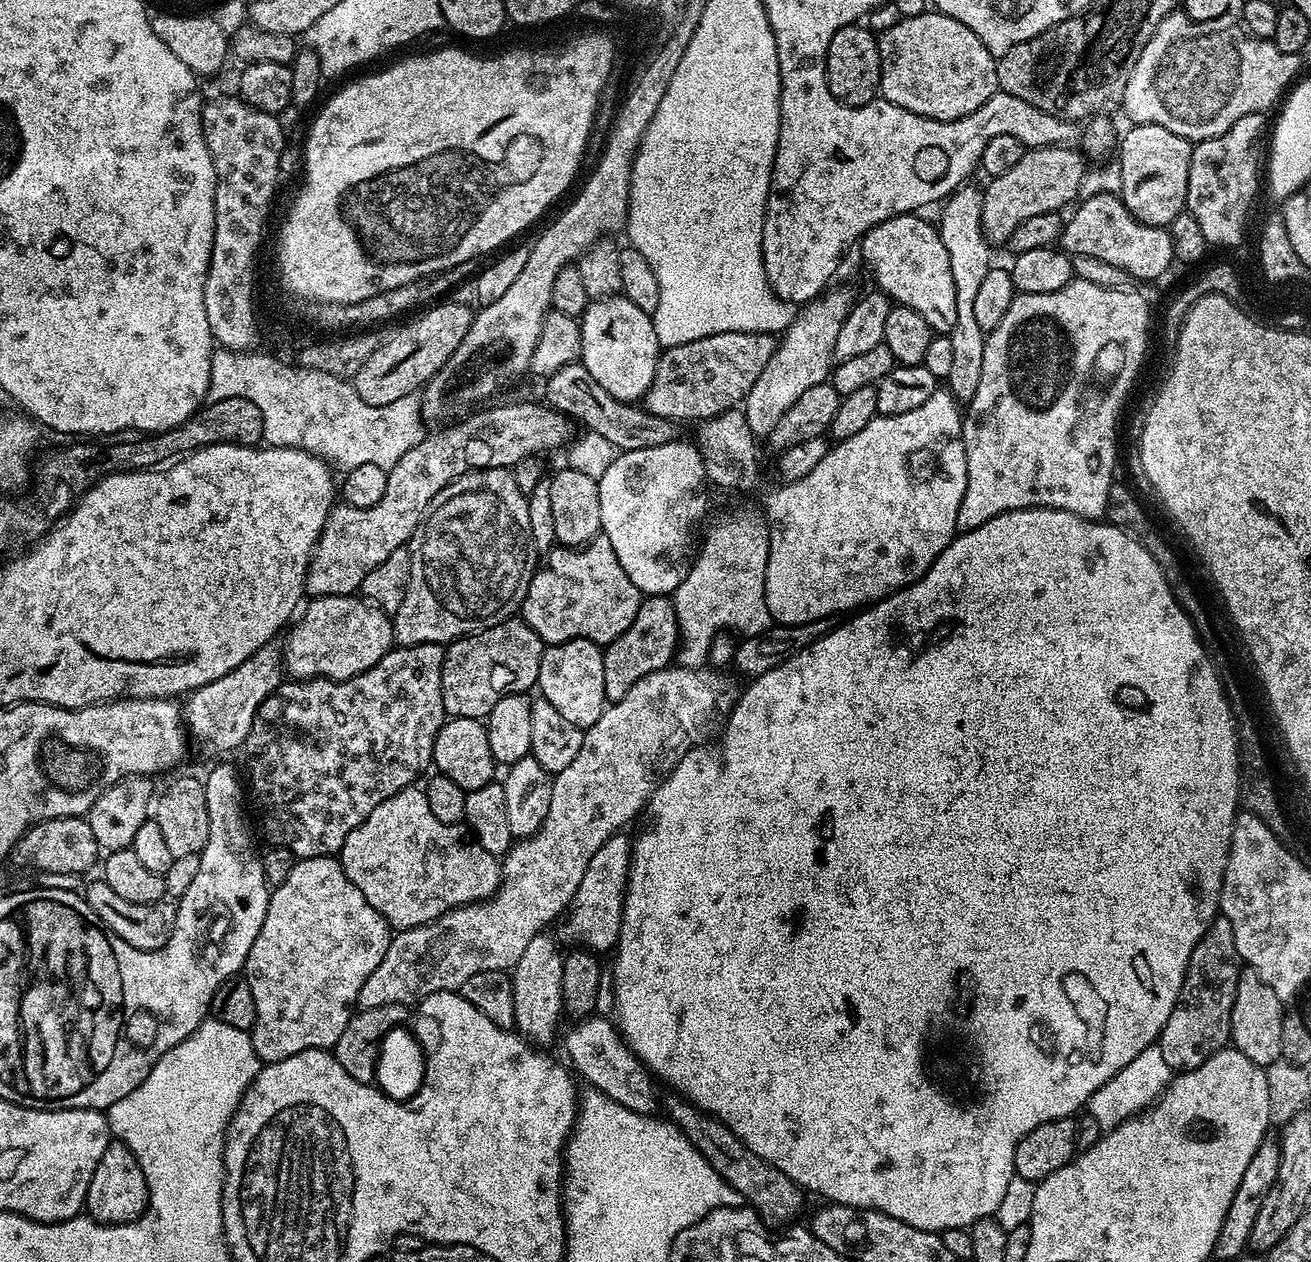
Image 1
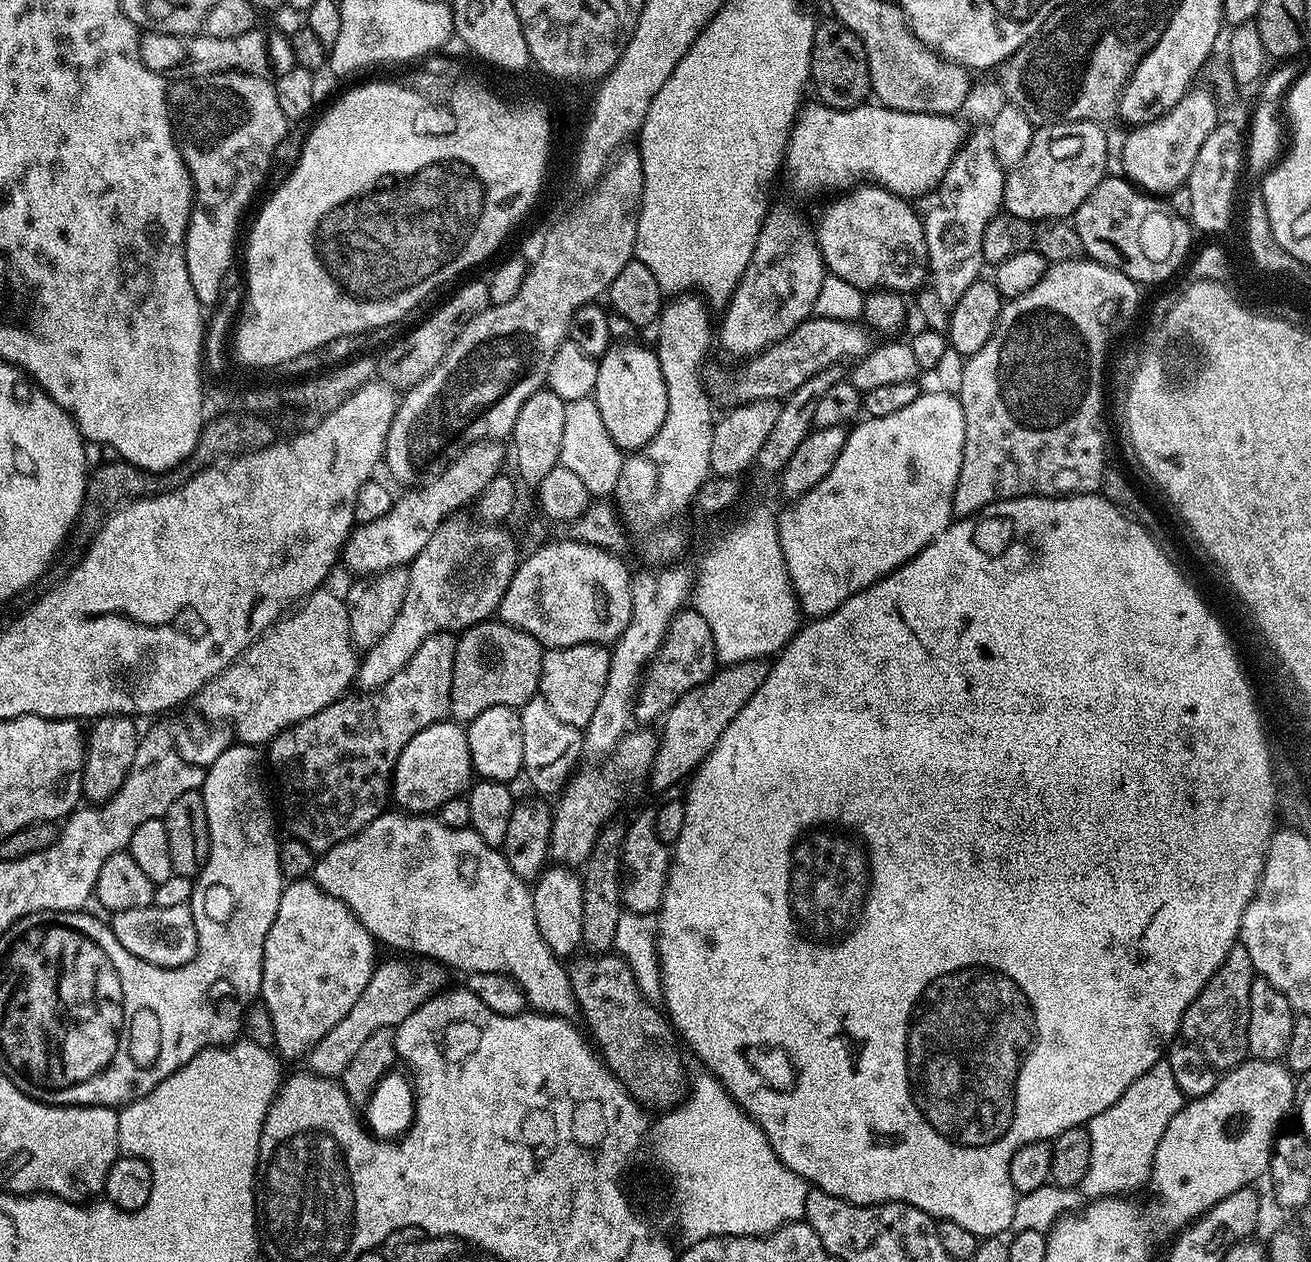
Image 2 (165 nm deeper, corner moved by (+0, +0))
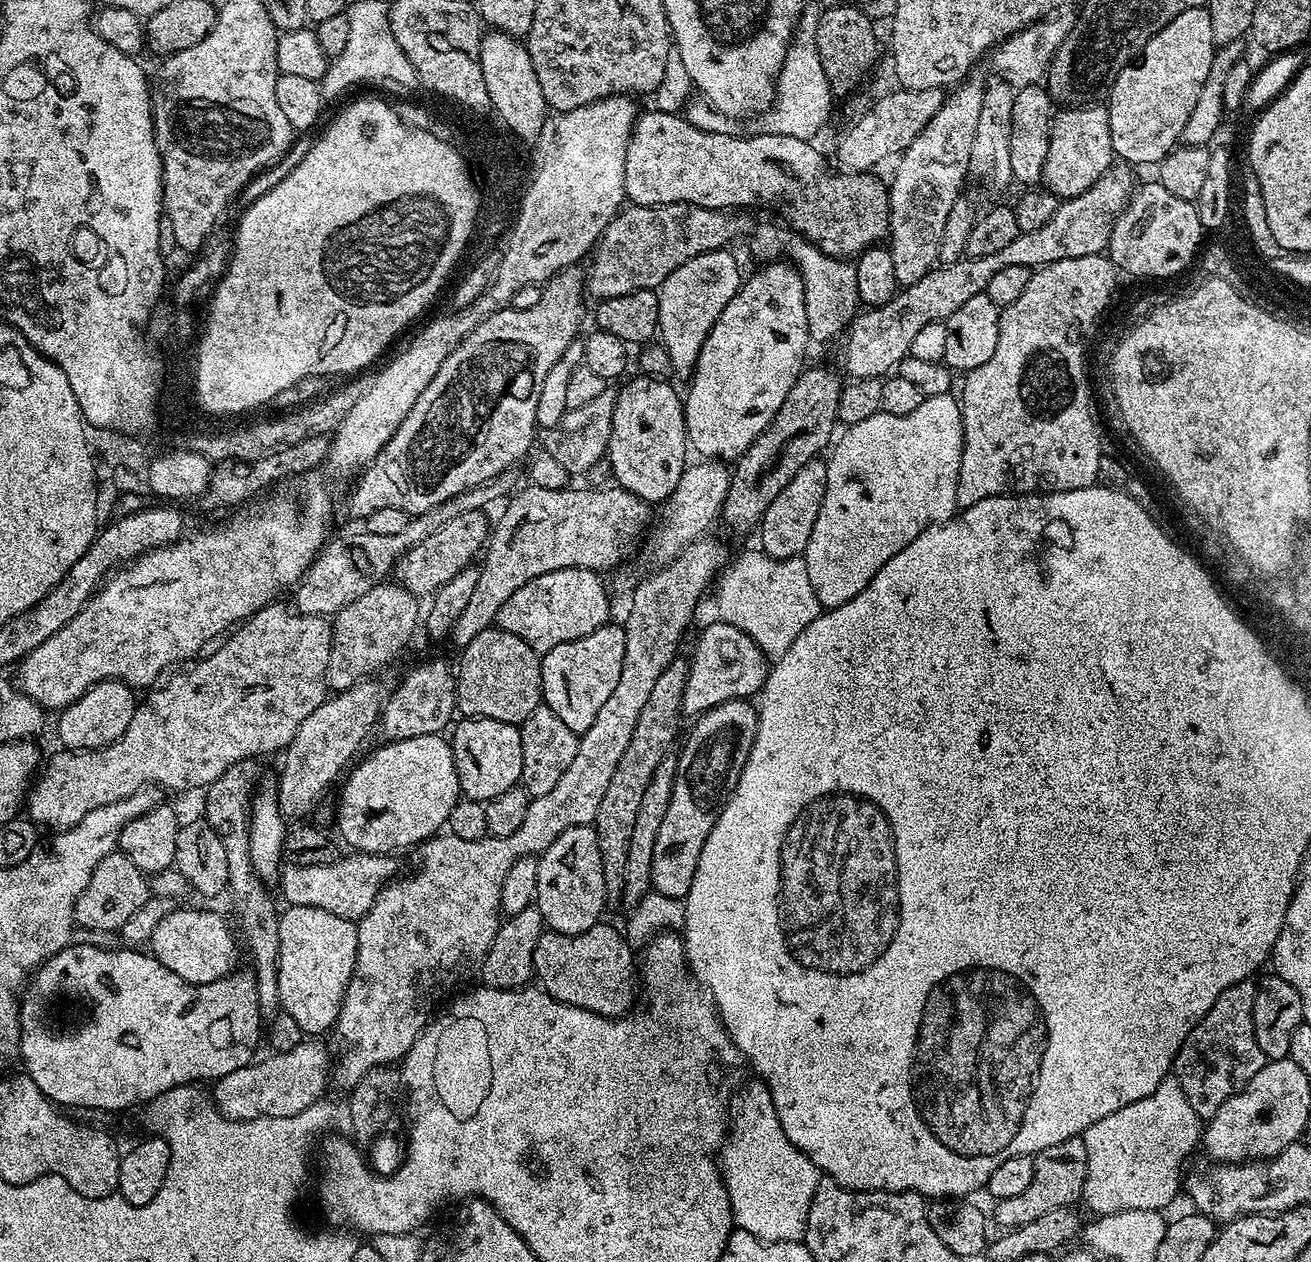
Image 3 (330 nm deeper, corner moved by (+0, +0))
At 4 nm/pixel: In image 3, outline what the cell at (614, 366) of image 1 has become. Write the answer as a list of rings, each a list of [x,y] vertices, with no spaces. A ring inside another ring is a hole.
[[[636,376],[617,394],[616,405],[613,403],[610,411],[612,429],[606,464],[616,475],[615,483],[647,502],[667,501],[678,486],[690,456],[681,393],[667,388],[660,380]]]

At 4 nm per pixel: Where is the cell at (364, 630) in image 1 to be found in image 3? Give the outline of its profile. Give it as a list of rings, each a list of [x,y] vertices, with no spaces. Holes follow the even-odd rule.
[[[280,602],[260,608],[219,645],[221,648],[217,652],[209,651],[203,658],[197,659],[192,666],[196,668],[189,667],[185,676],[173,675],[168,692],[160,687],[149,691],[145,695],[149,696],[137,703],[134,718],[130,718],[130,726],[126,726],[120,740],[107,748],[59,750],[54,753],[52,761],[43,765],[34,787],[26,797],[27,819],[45,829],[63,830],[82,822],[90,810],[118,802],[139,788],[152,785],[164,790],[204,790],[222,778],[230,766],[256,758],[252,756],[264,756],[267,752],[279,753],[286,749],[294,734],[298,734],[298,726],[302,726],[302,722],[306,722],[306,718],[310,718],[310,714],[314,714],[314,710],[318,710],[318,706],[322,706],[329,695],[326,670],[332,649],[332,625],[325,617],[311,616],[288,608],[283,608]]]

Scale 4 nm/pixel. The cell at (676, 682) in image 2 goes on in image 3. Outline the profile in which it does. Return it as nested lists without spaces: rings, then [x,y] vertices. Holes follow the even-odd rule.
[[[713,622],[692,648],[692,660],[684,684],[683,711],[703,714],[728,700],[755,697],[766,682],[769,667],[769,657],[749,636],[729,624]]]

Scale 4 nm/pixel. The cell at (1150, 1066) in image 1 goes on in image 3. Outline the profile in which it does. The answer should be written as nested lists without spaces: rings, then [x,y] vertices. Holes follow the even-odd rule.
[[[1174,1074],[1164,1077],[1164,1080],[1154,1090],[1154,1094],[1146,1094],[1146,1098],[1138,1098],[1138,1102],[1130,1102],[1130,1106],[1122,1106],[1114,1110],[1114,1114],[1106,1114],[1106,1118],[1098,1118],[1094,1126],[1090,1126],[1082,1133],[1082,1139],[1086,1146],[1086,1182],[1084,1183],[1083,1203],[1088,1203],[1088,1208],[1096,1216],[1106,1214],[1118,1214],[1122,1210],[1154,1210],[1159,1212],[1167,1209],[1167,1204],[1176,1196],[1176,1191],[1181,1191],[1182,1176],[1180,1180],[1180,1167],[1184,1164],[1184,1159],[1192,1152],[1192,1147],[1197,1147],[1202,1136],[1202,1120],[1197,1116],[1194,1106],[1186,1102],[1186,1094],[1182,1094],[1182,1086],[1178,1086],[1178,1078]]]

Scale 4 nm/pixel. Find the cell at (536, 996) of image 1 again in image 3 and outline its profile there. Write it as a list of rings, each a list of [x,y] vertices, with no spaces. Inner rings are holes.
[[[583,824],[566,830],[566,834],[544,851],[539,862],[536,905],[544,919],[545,929],[573,936],[601,923],[606,897],[595,827]]]

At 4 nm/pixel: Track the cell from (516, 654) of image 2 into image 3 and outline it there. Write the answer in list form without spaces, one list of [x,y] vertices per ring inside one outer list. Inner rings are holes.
[[[499,626],[488,627],[475,635],[468,645],[459,653],[460,669],[454,672],[456,682],[456,710],[461,717],[494,718],[498,722],[515,724],[524,723],[534,710],[541,707],[542,693],[540,691],[540,656],[522,638],[504,632]]]

